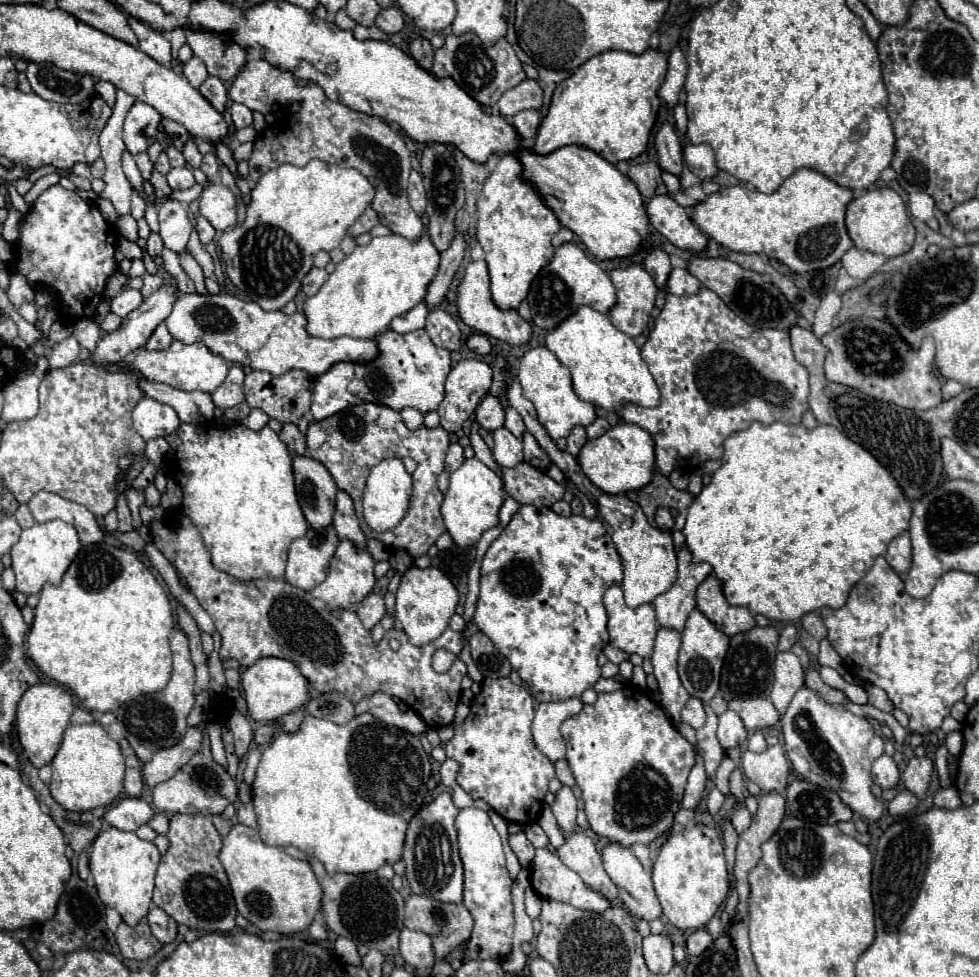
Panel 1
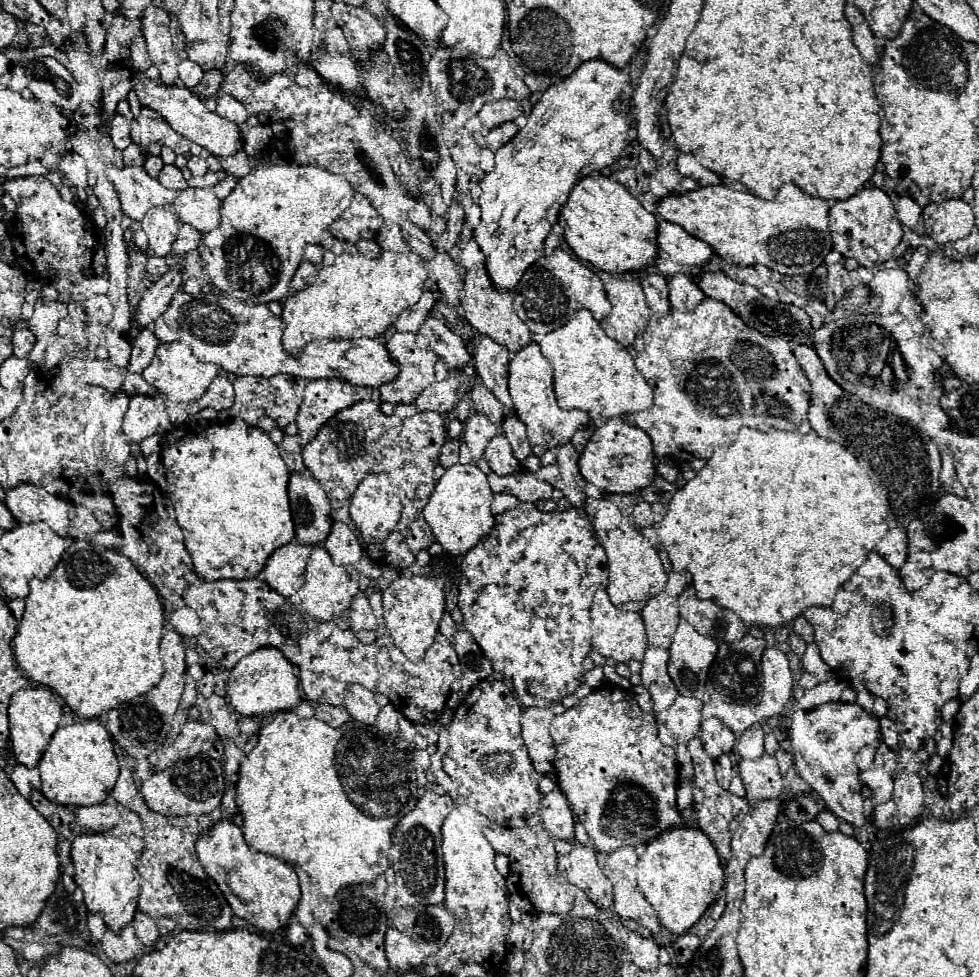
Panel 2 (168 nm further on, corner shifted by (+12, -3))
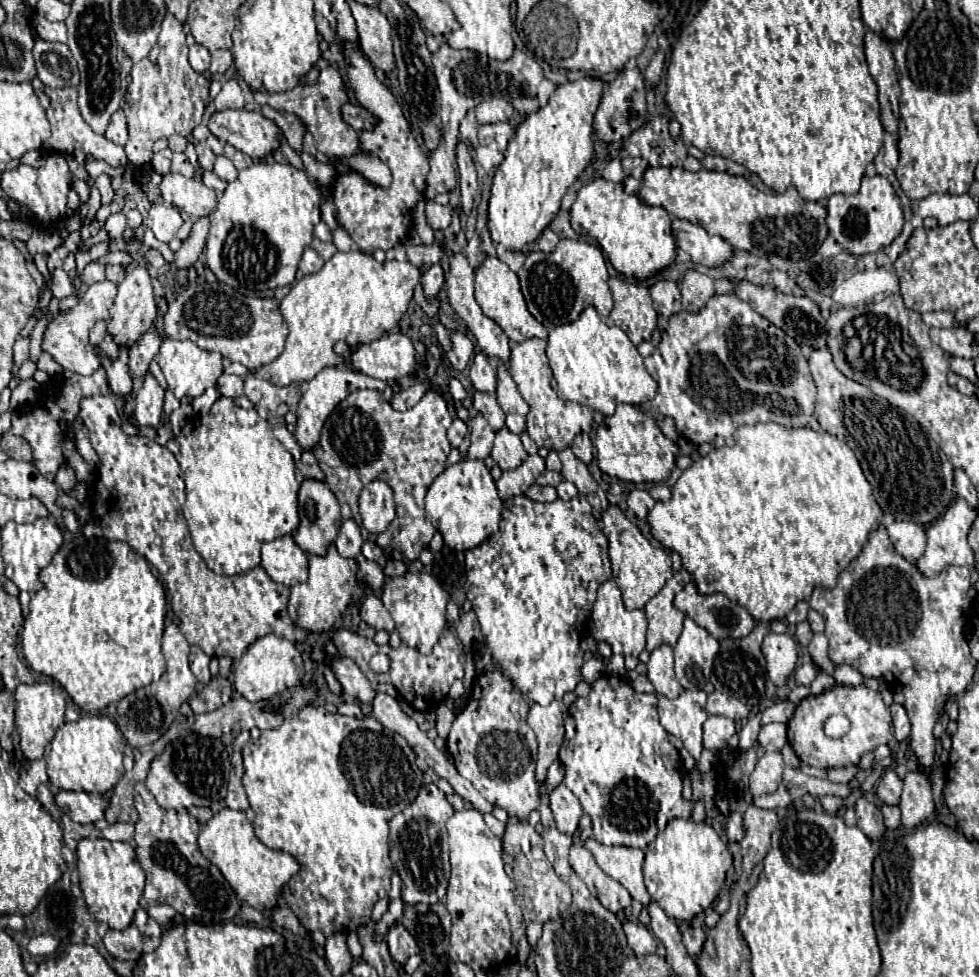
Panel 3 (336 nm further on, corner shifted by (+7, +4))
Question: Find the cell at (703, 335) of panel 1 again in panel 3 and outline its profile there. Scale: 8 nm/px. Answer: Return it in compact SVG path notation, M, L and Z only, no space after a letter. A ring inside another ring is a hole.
M715 294L701 312L679 312L679 314L673 314L669 318L669 326L665 328L663 332L663 338L661 342L656 346L654 353L644 359L644 363L647 369L647 372L657 380L659 384L659 390L657 390L657 396L651 400L651 402L645 402L641 404L641 408L645 412L651 412L653 416L657 416L657 420L665 418L665 416L671 416L675 420L675 426L677 426L677 432L679 436L691 440L693 444L703 444L703 442L709 442L713 444L715 448L719 446L733 446L733 434L739 426L743 424L757 424L757 422L775 422L775 424L781 424L785 428L803 428L807 426L809 418L813 416L813 410L815 410L815 382L811 378L811 372L809 372L809 364L807 364L807 358L803 356L799 344L787 336L781 328L777 328L775 324L771 324L767 318L759 316L747 302L743 302L741 298L729 294L729 296L721 296L721 294ZM767 376L779 376L775 382L769 380Z

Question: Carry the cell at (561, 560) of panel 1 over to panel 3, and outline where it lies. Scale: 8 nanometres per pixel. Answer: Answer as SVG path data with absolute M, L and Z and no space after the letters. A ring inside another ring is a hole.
M515 496L505 500L499 530L465 554L467 600L473 604L493 660L525 700L545 706L551 700L561 700L565 692L575 690L581 680L583 652L579 642L587 628L597 588L611 578L607 546L607 538L593 518L585 496L575 496L569 502L557 498L549 504Z

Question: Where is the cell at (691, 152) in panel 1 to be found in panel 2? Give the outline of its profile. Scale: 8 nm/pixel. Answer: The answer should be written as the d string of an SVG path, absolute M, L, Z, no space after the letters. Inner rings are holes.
M680 153L676 159L676 167L682 177L690 177L690 179L698 181L700 185L718 183L718 175L714 171L710 171L708 167L704 167L700 157L694 153Z

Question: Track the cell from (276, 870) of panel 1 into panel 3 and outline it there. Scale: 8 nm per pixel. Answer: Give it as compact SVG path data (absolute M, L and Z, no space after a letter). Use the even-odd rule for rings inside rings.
M223 808L213 814L213 818L199 832L199 848L201 854L221 870L235 894L257 910L275 908L285 882L299 872L299 864L291 854L271 850L257 840L252 822L241 810Z

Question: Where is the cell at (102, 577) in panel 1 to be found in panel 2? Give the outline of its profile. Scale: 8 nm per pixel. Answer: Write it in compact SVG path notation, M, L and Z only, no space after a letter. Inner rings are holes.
M76 539L70 549L66 551L66 555L58 561L56 569L50 573L50 577L46 581L38 581L32 579L30 581L30 595L26 597L26 609L24 615L20 619L20 627L18 633L14 637L14 653L16 653L16 661L18 667L32 677L36 683L42 683L50 689L54 689L56 693L62 695L62 699L70 705L70 709L80 715L80 717L98 717L102 713L106 713L108 709L112 709L114 705L138 697L142 693L148 693L164 675L164 663L160 659L158 653L158 645L160 645L160 635L162 635L162 603L160 597L156 593L156 589L152 587L150 581L146 581L138 569L130 563L130 559L118 551L110 551L104 547L96 547L96 543L92 539Z

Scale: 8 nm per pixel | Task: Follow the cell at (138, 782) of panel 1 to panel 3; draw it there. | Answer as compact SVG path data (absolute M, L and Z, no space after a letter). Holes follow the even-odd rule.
M143 782L135 784L133 790L135 808L139 812L139 822L135 824L135 852L137 860L145 870L145 892L143 898L147 904L169 904L189 922L199 922L205 926L225 924L235 918L241 908L241 902L229 882L221 876L217 868L199 852L197 836L199 824L185 810L165 810L157 806L153 794L145 788Z

